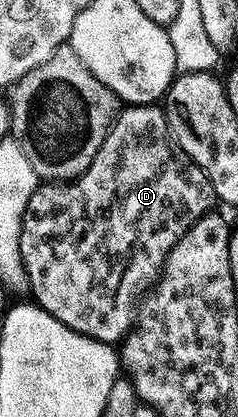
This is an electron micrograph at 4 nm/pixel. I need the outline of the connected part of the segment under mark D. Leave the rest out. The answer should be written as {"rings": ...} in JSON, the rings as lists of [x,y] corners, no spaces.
{"rings":[[[159,104],[149,106],[128,105],[126,108],[120,109],[115,116],[115,123],[111,126],[111,130],[101,144],[101,148],[97,148],[97,156],[93,156],[93,160],[84,174],[68,183],[44,181],[36,186],[33,196],[29,196],[29,204],[25,208],[25,216],[21,224],[21,254],[23,256],[23,267],[27,269],[27,285],[30,297],[35,297],[32,299],[37,305],[57,320],[61,320],[61,324],[65,324],[90,338],[96,338],[99,342],[118,343],[123,335],[131,329],[133,303],[136,301],[135,289],[146,278],[151,280],[158,275],[163,259],[167,257],[167,253],[171,251],[173,244],[177,244],[177,240],[181,240],[181,236],[185,236],[185,232],[200,216],[212,209],[211,202],[213,203],[213,195],[209,176],[205,176],[202,168],[175,143],[175,138],[171,134],[171,129],[167,123],[166,109]]]}

